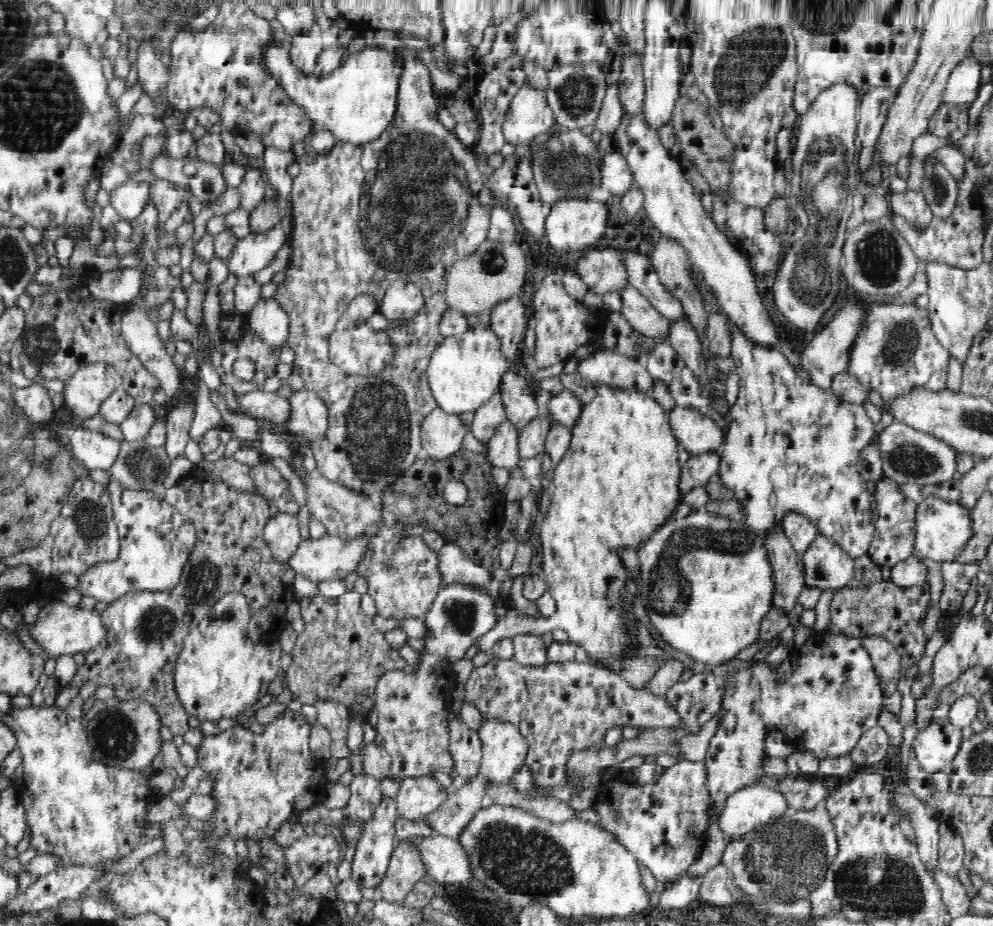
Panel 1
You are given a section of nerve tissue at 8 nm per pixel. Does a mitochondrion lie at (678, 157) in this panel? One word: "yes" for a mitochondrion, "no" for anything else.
no

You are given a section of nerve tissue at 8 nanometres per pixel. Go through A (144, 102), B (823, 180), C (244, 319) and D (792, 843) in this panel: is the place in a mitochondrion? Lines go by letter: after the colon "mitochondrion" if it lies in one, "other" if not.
A: other
B: mitochondrion
C: other
D: mitochondrion

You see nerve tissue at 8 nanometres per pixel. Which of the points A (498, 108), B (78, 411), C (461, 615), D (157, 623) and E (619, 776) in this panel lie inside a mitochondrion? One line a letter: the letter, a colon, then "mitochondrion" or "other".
A: other
B: other
C: mitochondrion
D: mitochondrion
E: other

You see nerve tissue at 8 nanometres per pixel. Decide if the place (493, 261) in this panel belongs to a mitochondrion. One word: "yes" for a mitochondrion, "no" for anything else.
yes

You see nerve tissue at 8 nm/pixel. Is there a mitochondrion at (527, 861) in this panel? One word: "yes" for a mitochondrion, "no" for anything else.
yes

